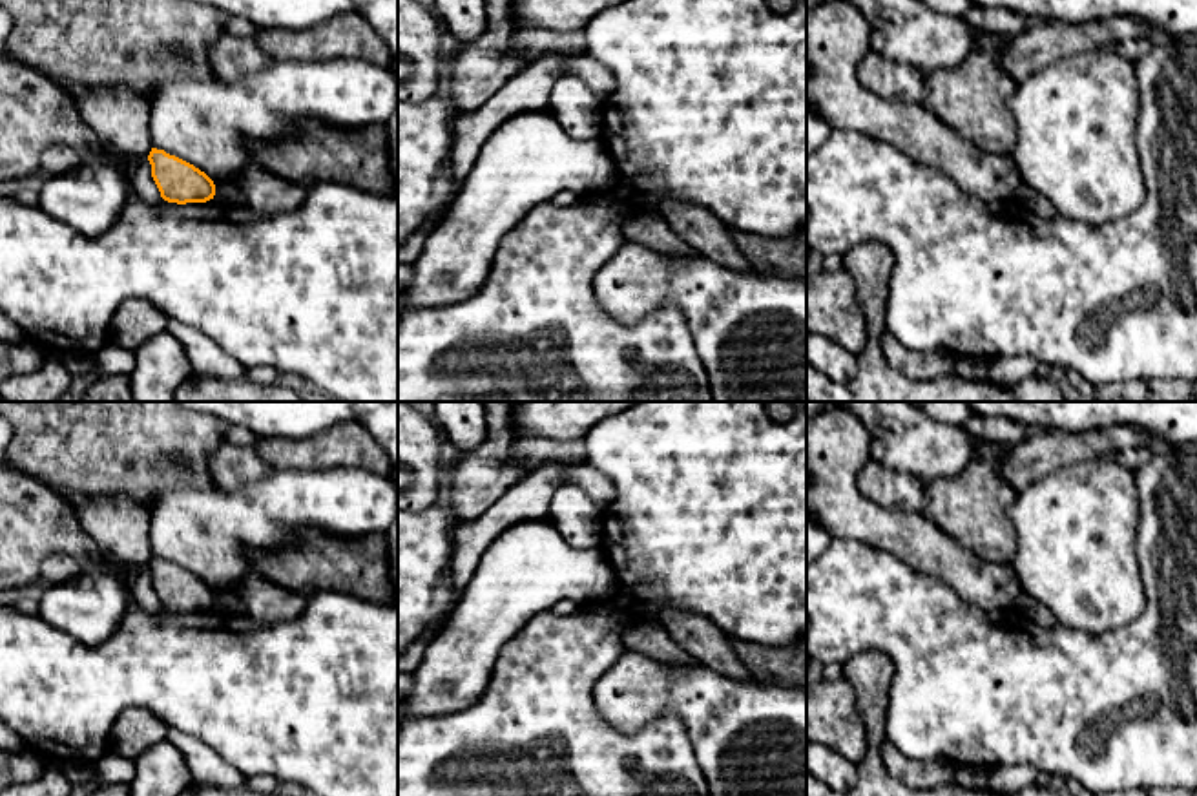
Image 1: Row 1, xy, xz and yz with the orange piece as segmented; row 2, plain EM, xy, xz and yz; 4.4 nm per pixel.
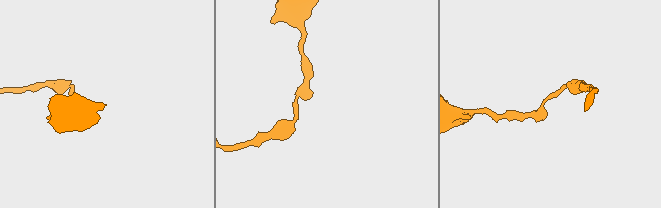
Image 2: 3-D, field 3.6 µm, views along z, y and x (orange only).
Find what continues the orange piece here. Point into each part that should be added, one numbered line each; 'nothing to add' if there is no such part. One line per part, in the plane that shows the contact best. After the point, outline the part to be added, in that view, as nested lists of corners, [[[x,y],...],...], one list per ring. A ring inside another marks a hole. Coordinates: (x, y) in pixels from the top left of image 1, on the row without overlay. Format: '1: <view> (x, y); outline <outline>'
nothing to add

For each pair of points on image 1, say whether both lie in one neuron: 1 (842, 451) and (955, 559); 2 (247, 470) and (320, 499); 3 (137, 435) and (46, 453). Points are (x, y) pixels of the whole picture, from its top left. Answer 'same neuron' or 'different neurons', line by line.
1: same neuron
2: different neurons
3: same neuron

